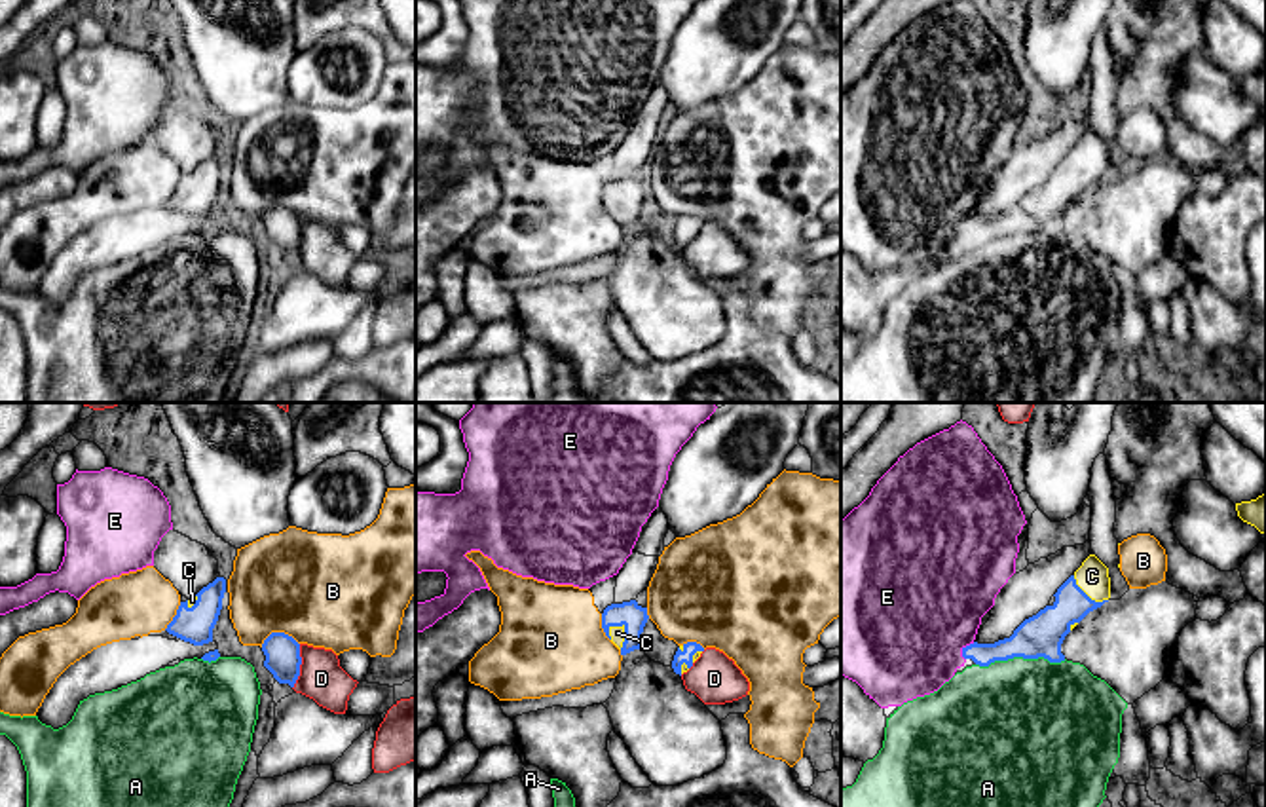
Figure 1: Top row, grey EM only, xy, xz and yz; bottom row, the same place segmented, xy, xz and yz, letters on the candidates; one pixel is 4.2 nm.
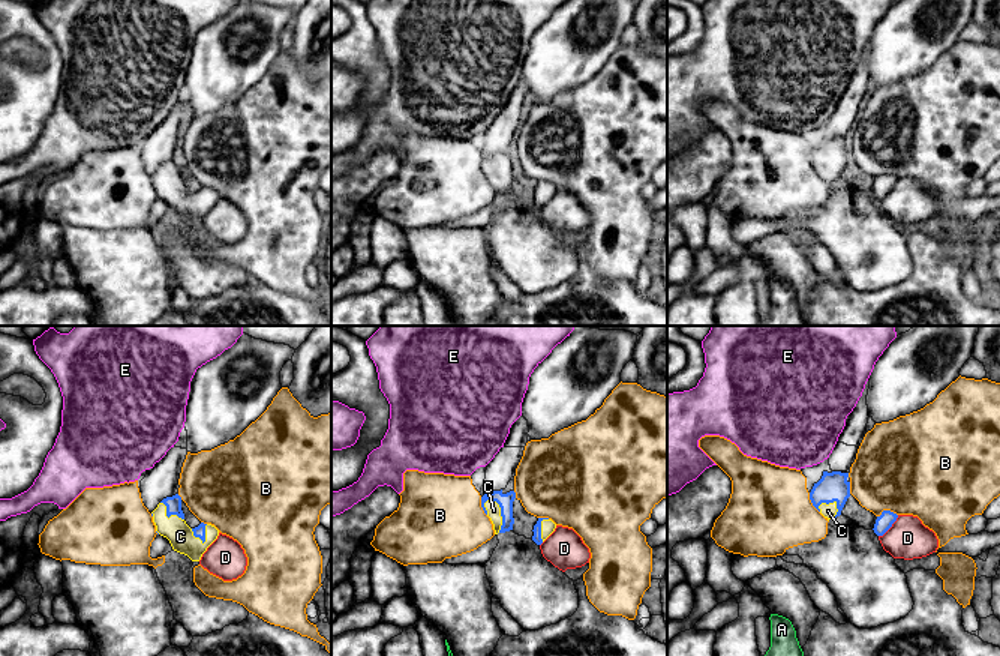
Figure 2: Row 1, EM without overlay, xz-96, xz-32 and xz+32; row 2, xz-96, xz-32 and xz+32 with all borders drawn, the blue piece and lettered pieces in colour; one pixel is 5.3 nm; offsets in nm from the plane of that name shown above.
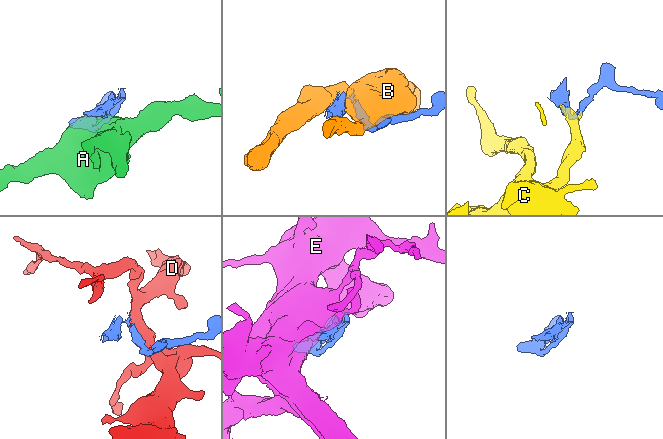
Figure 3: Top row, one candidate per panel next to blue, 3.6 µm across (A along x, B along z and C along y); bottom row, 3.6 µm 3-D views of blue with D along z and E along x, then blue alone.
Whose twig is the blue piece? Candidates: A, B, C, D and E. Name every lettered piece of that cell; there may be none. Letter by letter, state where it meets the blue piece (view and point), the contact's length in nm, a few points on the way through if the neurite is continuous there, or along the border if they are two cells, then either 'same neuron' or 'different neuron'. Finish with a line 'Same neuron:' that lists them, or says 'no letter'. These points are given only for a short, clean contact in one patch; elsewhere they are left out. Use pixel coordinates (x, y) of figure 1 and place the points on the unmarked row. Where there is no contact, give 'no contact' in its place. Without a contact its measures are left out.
A: meets blue in yz at (1020, 230); contact 380 nm long; border along yz (1065, 234), (1008, 232), (976, 240); different neuron
B: meets blue in xy at (278, 207); contact 170 nm long; different neuron
C: meets blue in xz at (625, 207); contact 120 nm long; same neuron
D: meets blue in xy at (298, 242); contact 190 nm long; different neuron
E: meets blue in yz at (963, 225); contact 90 nm long; border along yz (974, 217), (963, 225), (965, 234); different neuron
Same neuron: C

